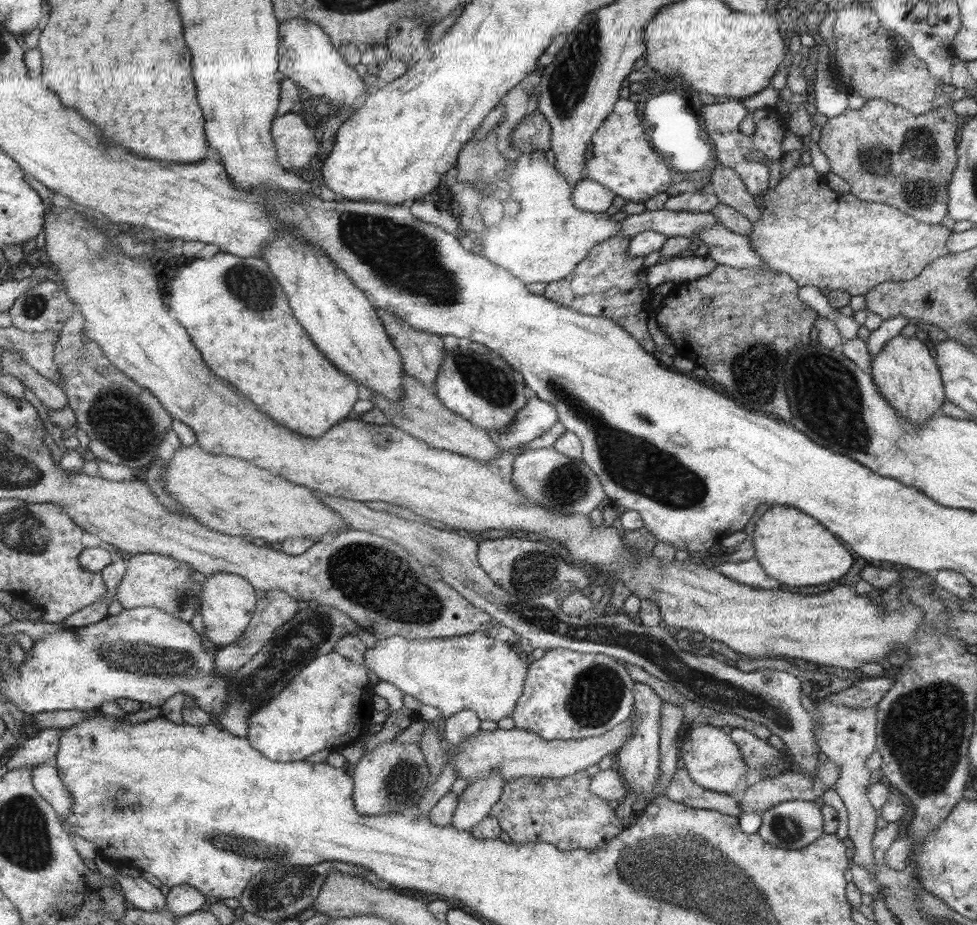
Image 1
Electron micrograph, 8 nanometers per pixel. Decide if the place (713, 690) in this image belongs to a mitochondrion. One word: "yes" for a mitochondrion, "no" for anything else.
yes

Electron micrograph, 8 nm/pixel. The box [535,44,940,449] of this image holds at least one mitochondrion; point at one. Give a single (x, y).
(756, 370)

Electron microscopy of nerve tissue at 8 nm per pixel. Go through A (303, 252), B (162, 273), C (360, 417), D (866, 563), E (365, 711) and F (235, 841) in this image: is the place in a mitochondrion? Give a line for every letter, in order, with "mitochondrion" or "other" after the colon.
A: other
B: other
C: other
D: other
E: other
F: mitochondrion

